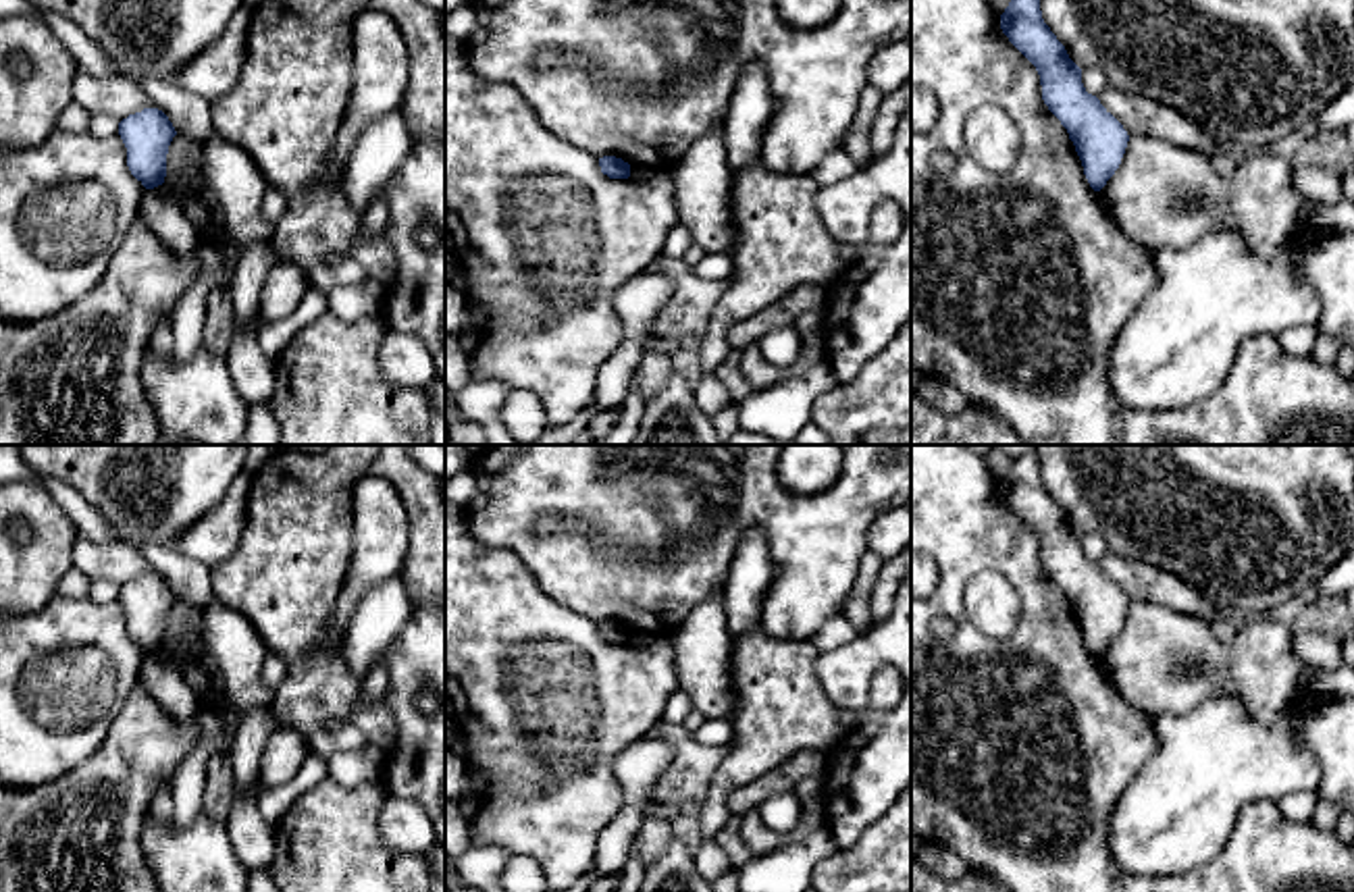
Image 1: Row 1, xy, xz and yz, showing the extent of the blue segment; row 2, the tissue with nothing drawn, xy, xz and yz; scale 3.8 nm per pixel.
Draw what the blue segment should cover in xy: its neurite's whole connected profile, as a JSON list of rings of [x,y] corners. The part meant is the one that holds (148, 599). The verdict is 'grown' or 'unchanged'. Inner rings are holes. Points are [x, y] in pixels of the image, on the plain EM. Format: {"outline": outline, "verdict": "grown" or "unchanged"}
{"outline": [[[144,574],[119,588],[119,601],[127,613],[127,632],[131,640],[146,655],[162,651],[168,611],[177,601],[168,582],[158,574]]], "verdict": "unchanged"}

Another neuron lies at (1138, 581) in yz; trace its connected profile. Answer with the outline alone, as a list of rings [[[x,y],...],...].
[[[1109,551],[1098,566],[1127,601],[1158,603],[1206,622],[1217,613],[1215,605],[1192,584],[1146,561]]]

